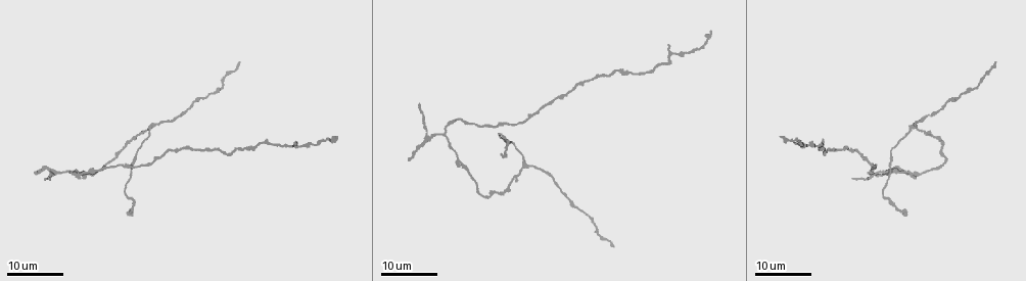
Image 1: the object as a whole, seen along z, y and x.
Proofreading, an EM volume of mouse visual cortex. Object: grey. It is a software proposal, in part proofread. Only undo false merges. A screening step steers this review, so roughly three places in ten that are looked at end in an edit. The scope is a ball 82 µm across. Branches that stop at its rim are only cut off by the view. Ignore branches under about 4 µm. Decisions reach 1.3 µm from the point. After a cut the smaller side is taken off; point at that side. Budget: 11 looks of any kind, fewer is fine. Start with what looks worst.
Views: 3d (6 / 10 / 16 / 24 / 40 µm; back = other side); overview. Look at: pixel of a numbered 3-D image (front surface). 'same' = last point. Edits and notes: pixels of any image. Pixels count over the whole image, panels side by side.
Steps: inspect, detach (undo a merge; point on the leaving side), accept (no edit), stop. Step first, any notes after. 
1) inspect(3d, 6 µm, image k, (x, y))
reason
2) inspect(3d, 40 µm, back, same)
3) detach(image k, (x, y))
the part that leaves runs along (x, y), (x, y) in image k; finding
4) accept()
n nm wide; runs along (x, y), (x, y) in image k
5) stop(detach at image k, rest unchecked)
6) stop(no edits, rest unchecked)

inspect(3d, 16 µm, image 1, (882, 174))
three arms meet

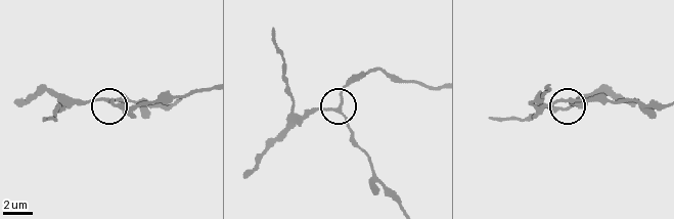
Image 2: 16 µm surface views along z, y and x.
inspect(3d, 10 µm, image 2, (337, 108))

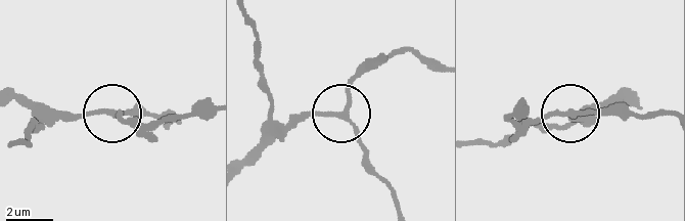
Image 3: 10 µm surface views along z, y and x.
inspect(3d, 10 µm, back, image 3, (341, 113))

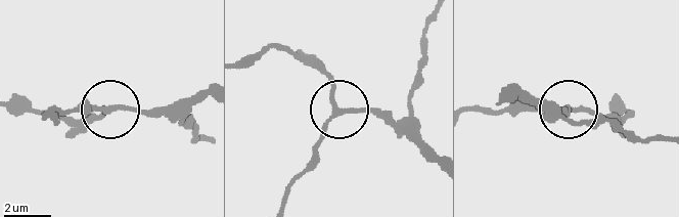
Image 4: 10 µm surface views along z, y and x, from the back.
accept()
3 arms; continuous, no second neuron

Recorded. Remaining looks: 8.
inspect(3d, 16 µm, image 1, (148, 125))
arms part here

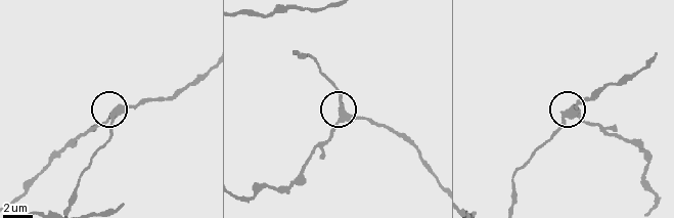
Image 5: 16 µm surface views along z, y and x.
inspect(3d, 10 µm, image 5, (346, 111))

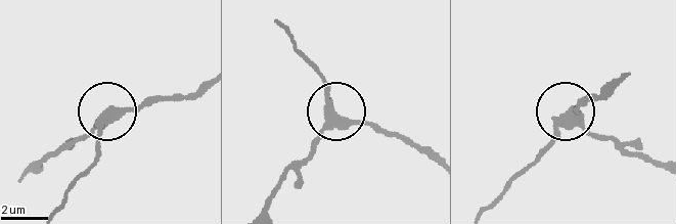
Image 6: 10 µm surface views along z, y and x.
detach(image 6, (100, 155))
3 arms; a second neuron is stuck on

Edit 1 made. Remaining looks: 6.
inspect(3d, 16 µm, image 1, (200, 99))
sudden change in width

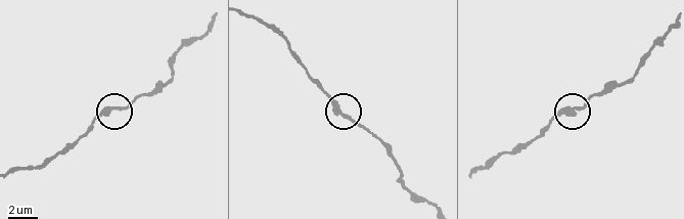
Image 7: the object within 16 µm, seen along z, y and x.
inspect(3d, 6 µm, image 7, (114, 106))

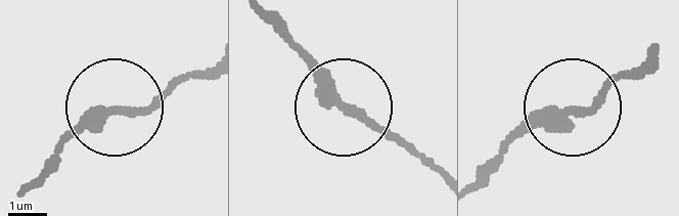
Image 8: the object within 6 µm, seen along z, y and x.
inspect(3d, 6 µm, back, image 8, (119, 110))

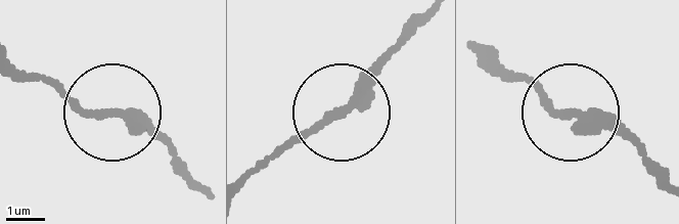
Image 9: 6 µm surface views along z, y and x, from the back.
accept()
runs along (661, 171), (622, 138), (553, 108), (517, 76) in image 9; one neuron here

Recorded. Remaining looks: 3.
inspect(3d, 16 µm, image 1, (922, 173))
thick turns thin

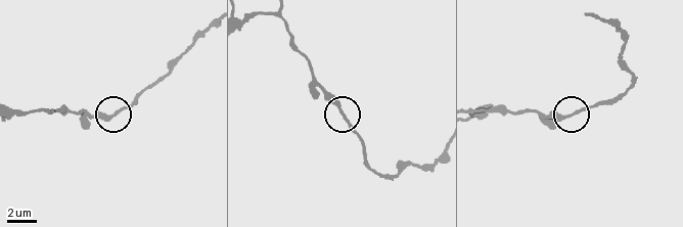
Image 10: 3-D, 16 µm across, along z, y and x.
inspect(3d, 6 µm, image 10, (114, 114))

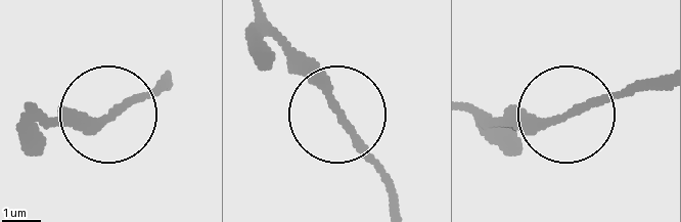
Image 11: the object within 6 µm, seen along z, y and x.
accept()
runs along (473, 112), (542, 122), (600, 105), (626, 86) in image 11; all the same neuron

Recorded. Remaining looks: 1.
stop(detach at image 6, rest unchecked)

